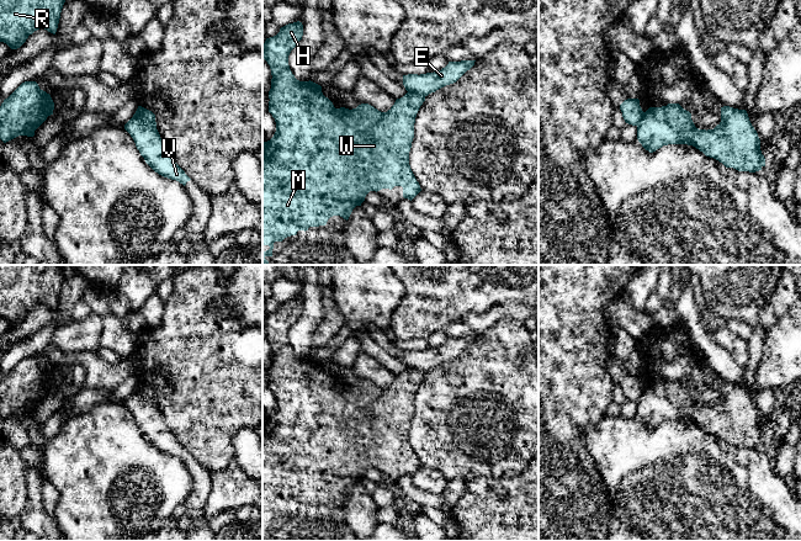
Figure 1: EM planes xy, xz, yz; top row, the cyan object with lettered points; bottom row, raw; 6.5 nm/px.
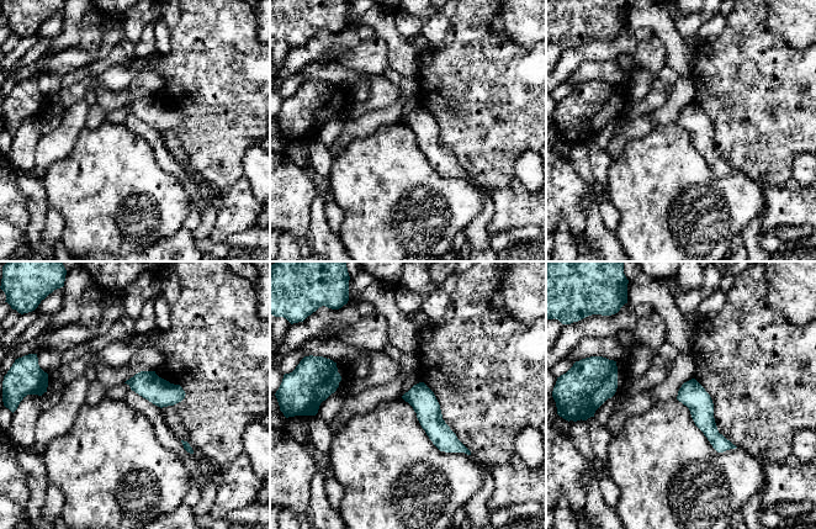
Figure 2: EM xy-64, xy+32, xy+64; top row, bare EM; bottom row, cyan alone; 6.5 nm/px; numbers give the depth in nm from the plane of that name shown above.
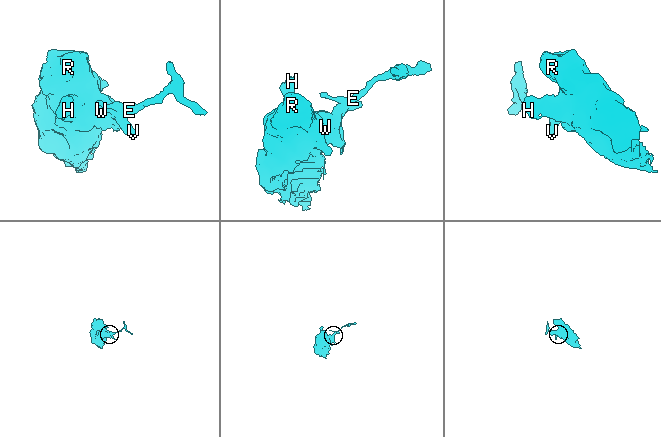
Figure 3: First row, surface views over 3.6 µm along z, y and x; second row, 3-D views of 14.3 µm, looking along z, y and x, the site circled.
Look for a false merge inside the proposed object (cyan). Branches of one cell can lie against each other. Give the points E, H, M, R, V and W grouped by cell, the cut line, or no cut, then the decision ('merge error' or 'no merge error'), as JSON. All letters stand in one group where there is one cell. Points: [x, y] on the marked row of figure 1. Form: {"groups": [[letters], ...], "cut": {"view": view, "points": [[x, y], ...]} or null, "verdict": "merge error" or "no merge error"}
{"groups": [["E"], ["H", "M", "R", "V", "W"]], "cut": {"view": "xy", "points": [[133, 115], [146, 121], [157, 131]]}, "verdict": "merge error"}

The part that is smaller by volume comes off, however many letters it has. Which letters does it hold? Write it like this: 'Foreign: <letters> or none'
Foreign: E

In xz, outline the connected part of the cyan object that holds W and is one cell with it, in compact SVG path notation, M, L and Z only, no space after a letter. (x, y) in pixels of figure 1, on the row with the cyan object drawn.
M297 21L280 28L280 32L266 38L262 44L264 59L271 69L271 89L269 91L269 112L276 122L274 137L262 143L262 245L270 249L262 251L262 265L269 265L266 256L272 256L275 242L296 235L298 230L309 227L325 226L333 216L349 219L352 209L361 206L370 191L403 187L403 197L413 200L420 191L410 165L409 152L414 138L417 113L425 101L425 96L408 91L397 99L394 105L381 112L368 104L356 108L335 108L333 102L322 92L322 86L313 81L299 81L288 65L288 55L303 36L303 25Z

